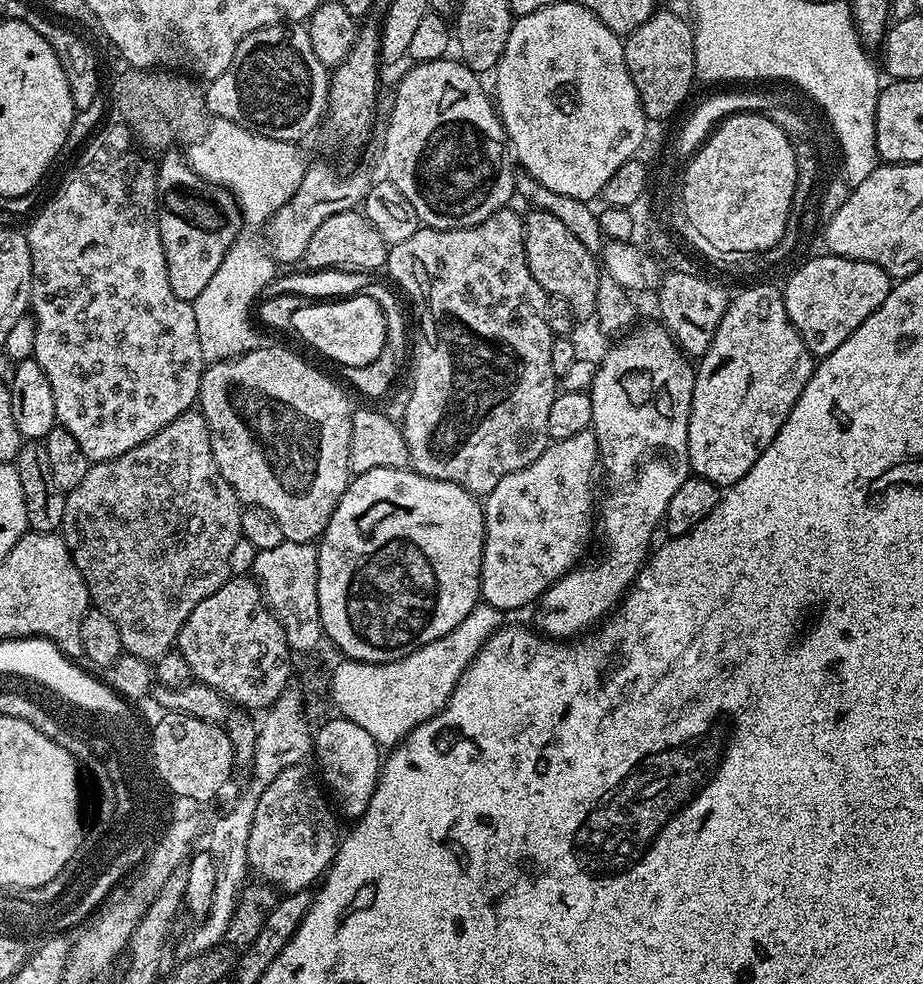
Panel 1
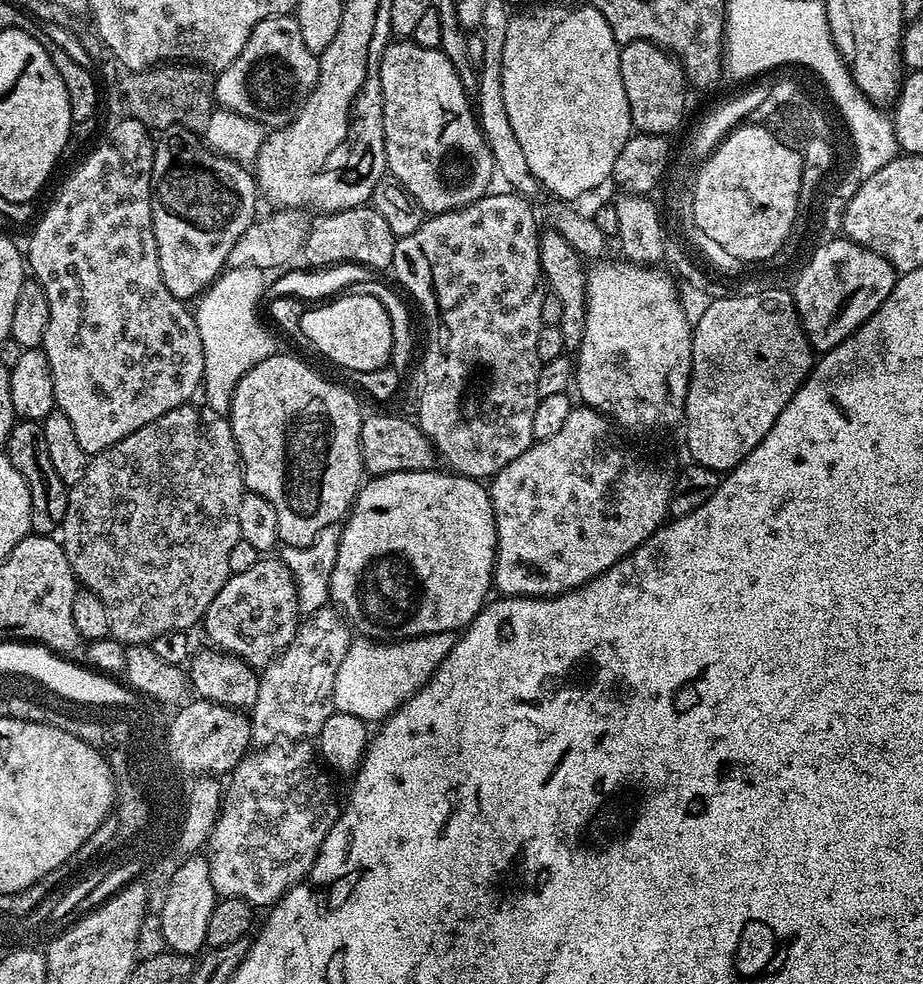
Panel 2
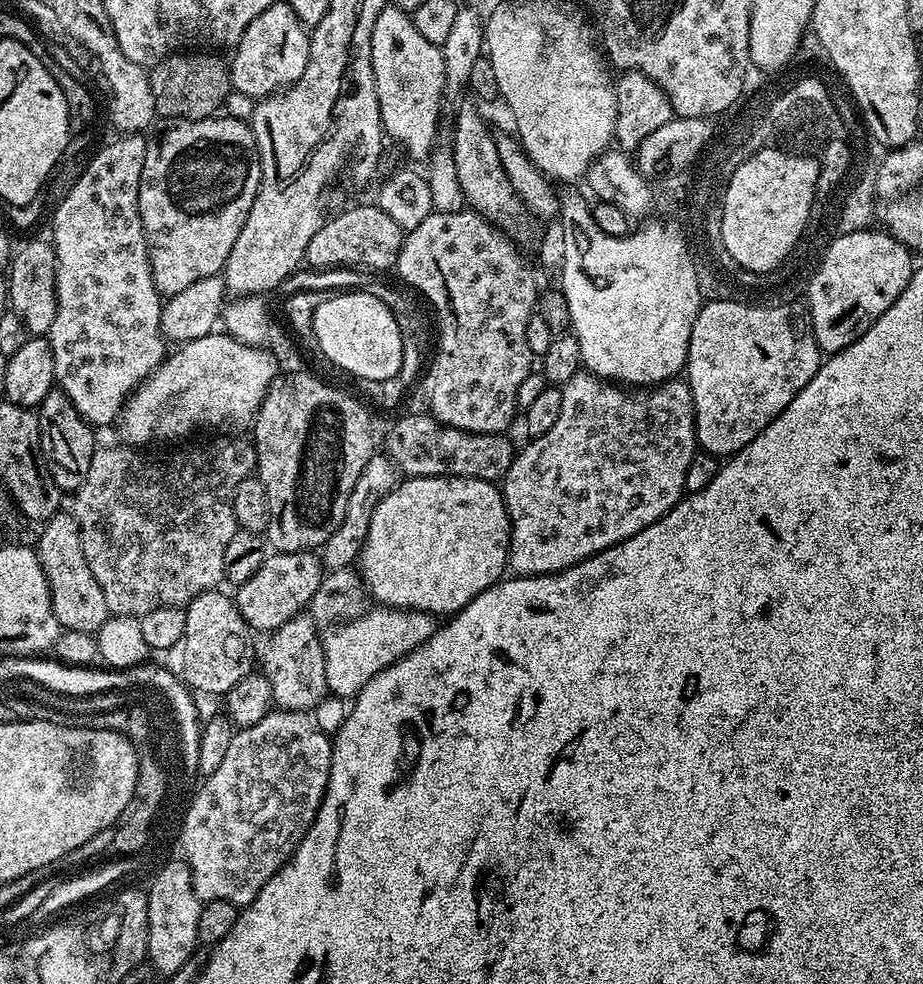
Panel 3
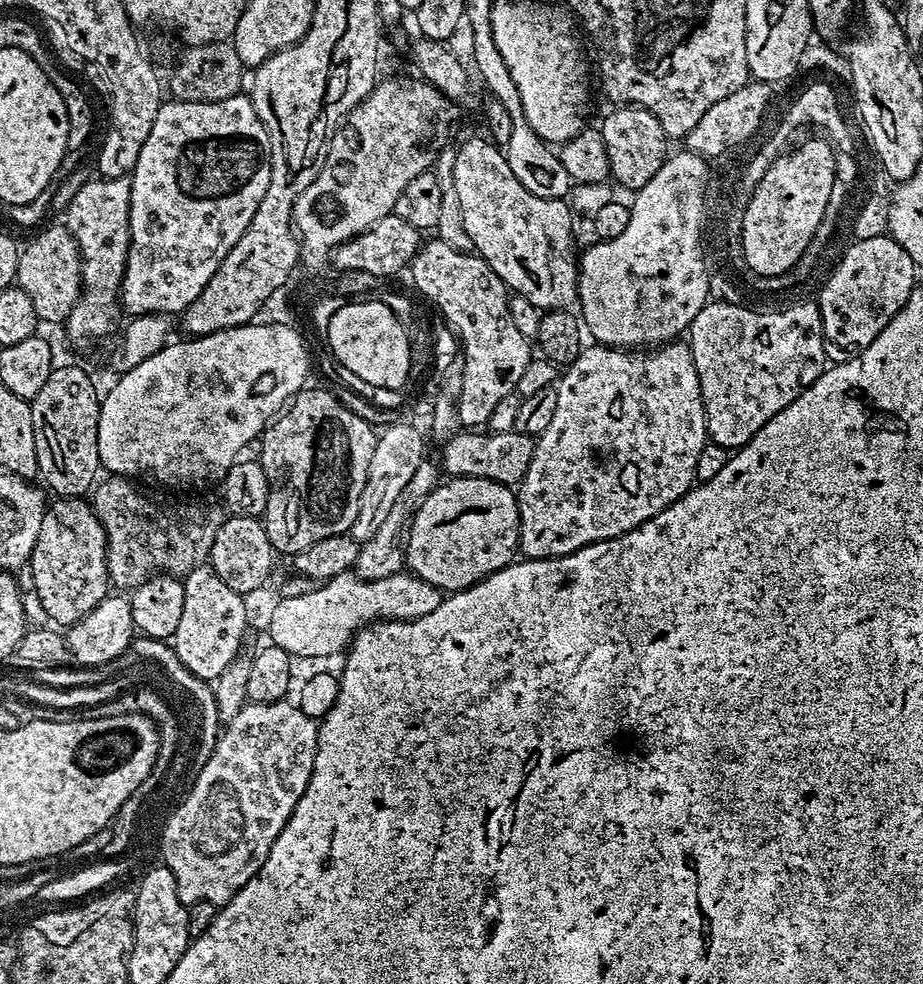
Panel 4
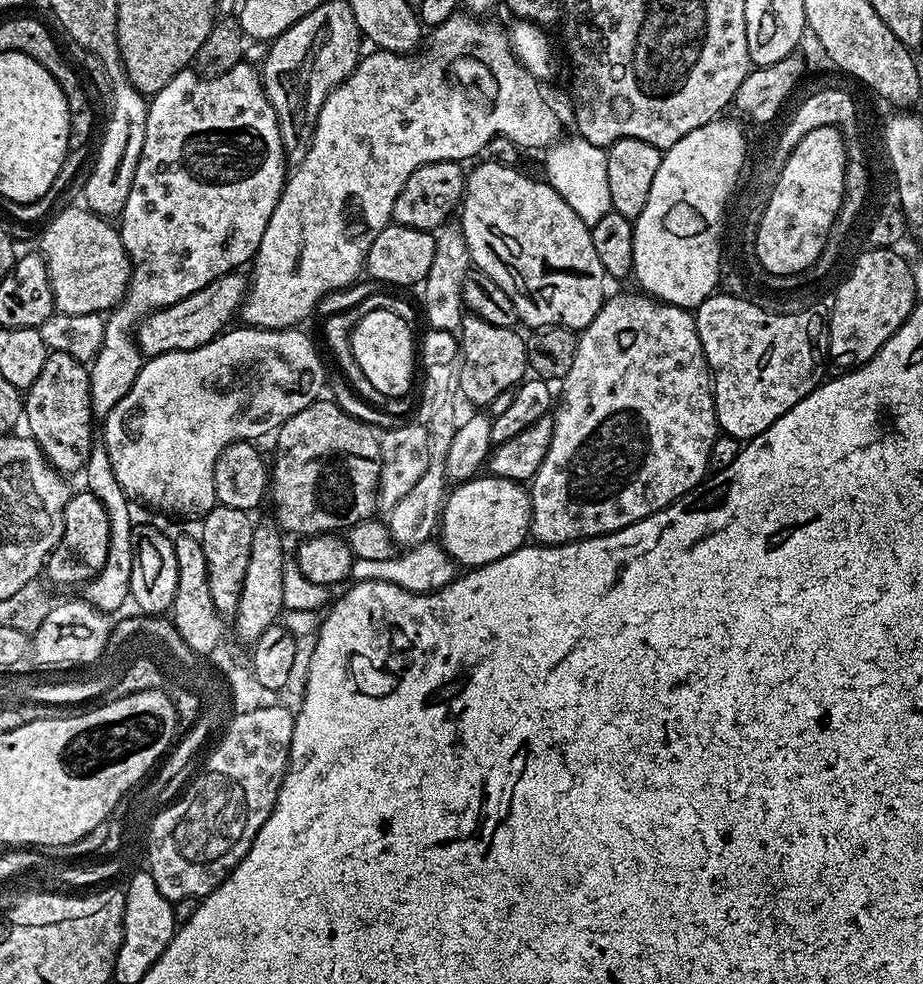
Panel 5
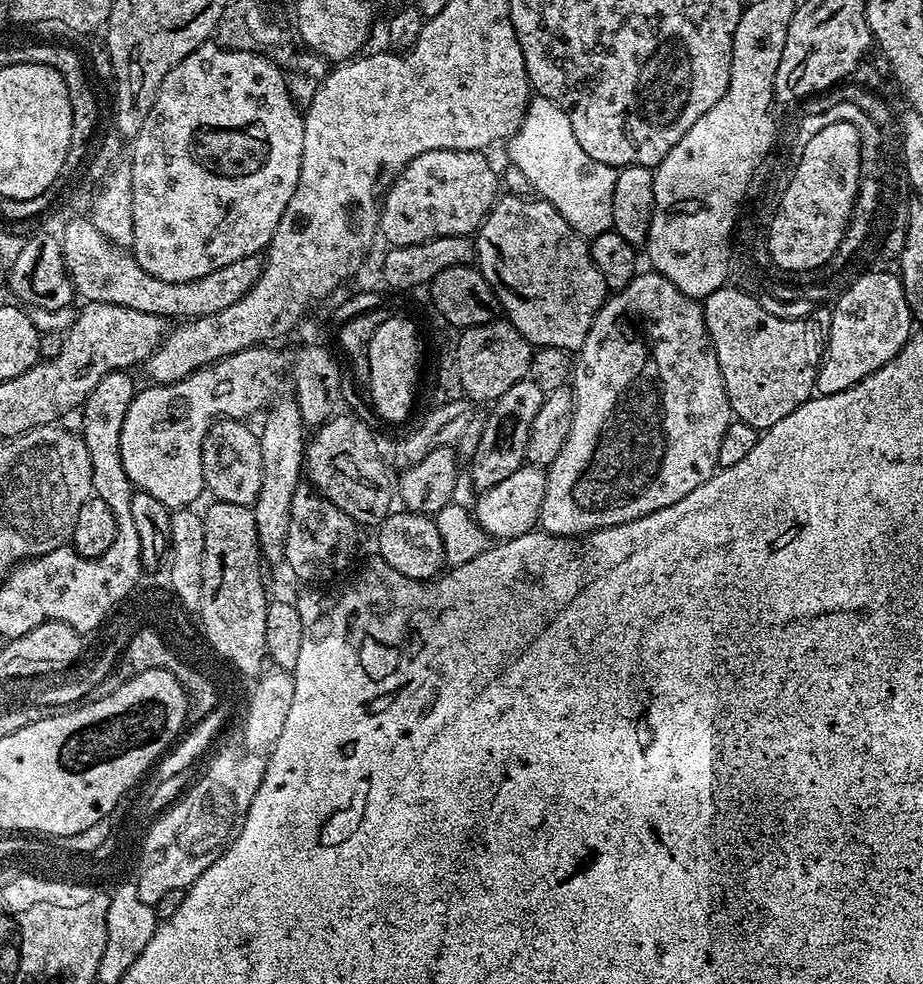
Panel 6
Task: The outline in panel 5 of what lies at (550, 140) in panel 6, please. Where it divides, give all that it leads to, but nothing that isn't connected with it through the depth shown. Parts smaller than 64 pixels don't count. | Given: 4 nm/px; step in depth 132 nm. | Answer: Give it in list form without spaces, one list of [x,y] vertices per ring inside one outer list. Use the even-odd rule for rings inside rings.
[[[564,138],[547,149],[543,156],[545,172],[543,175],[547,183],[551,184],[552,189],[565,200],[570,210],[574,210],[574,214],[582,218],[582,222],[591,226],[594,222],[598,222],[598,218],[603,218],[607,212],[612,211],[610,182],[606,182],[608,154],[605,149],[579,138],[573,140]]]

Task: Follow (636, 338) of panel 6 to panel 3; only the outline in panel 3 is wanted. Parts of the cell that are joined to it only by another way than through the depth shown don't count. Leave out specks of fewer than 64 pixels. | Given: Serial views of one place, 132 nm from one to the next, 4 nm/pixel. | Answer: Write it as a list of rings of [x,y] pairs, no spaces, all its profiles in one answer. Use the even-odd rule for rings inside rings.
[[[581,370],[570,378],[560,388],[562,394],[562,410],[554,422],[551,430],[546,434],[535,437],[523,449],[517,451],[512,460],[510,470],[502,481],[502,495],[504,504],[508,507],[508,520],[512,523],[512,541],[508,547],[508,568],[518,576],[549,576],[552,572],[561,572],[602,550],[615,544],[621,544],[626,538],[641,532],[663,516],[676,504],[679,504],[685,495],[684,483],[686,482],[686,466],[696,457],[698,445],[696,443],[696,411],[692,401],[692,391],[683,379],[673,378],[662,384],[649,387],[647,390],[629,390],[624,386],[602,380],[593,376],[587,370]]]

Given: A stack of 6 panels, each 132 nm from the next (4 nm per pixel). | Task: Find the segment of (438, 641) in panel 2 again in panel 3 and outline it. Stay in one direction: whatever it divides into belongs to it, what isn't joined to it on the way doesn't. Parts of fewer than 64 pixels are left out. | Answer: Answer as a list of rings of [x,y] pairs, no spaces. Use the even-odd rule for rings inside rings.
[[[387,606],[369,607],[363,614],[347,622],[337,623],[333,627],[336,629],[323,637],[328,692],[341,698],[355,697],[362,686],[374,678],[374,674],[386,670],[422,646],[422,642],[435,634],[437,627],[437,621],[428,612],[411,612],[409,608]]]

